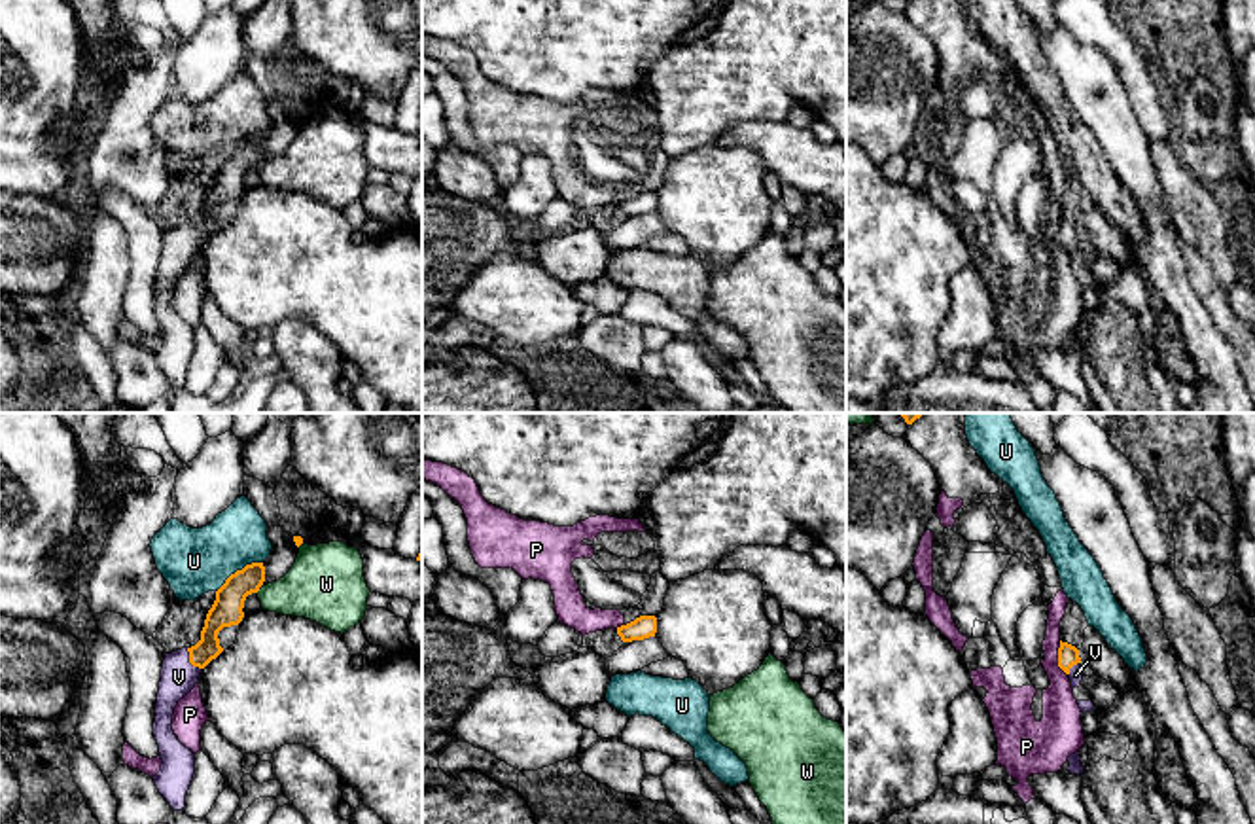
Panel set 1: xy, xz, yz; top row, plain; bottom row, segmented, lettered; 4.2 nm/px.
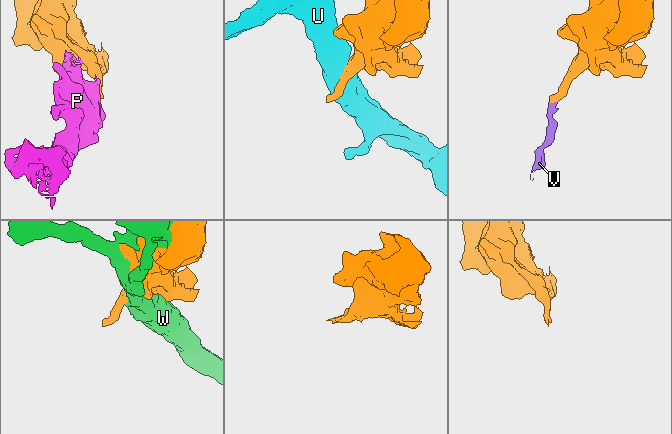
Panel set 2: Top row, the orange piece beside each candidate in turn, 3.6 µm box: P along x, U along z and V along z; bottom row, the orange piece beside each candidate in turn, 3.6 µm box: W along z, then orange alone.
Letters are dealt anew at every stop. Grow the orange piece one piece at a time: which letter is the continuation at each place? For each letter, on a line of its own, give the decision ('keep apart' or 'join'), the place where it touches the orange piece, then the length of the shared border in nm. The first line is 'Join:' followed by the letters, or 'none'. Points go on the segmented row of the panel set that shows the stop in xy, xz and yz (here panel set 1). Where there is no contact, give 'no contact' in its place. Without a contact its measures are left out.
Join: V
P: keep apart; meets orange in yz at (1059, 658); contact 160 nm long
U: keep apart; meets orange in xy at (237, 571); contact 240 nm long
V: join; meets orange in xy at (190, 662); contact 120 nm long
W: keep apart; meets orange in xy at (300, 544); contact 40 nm long

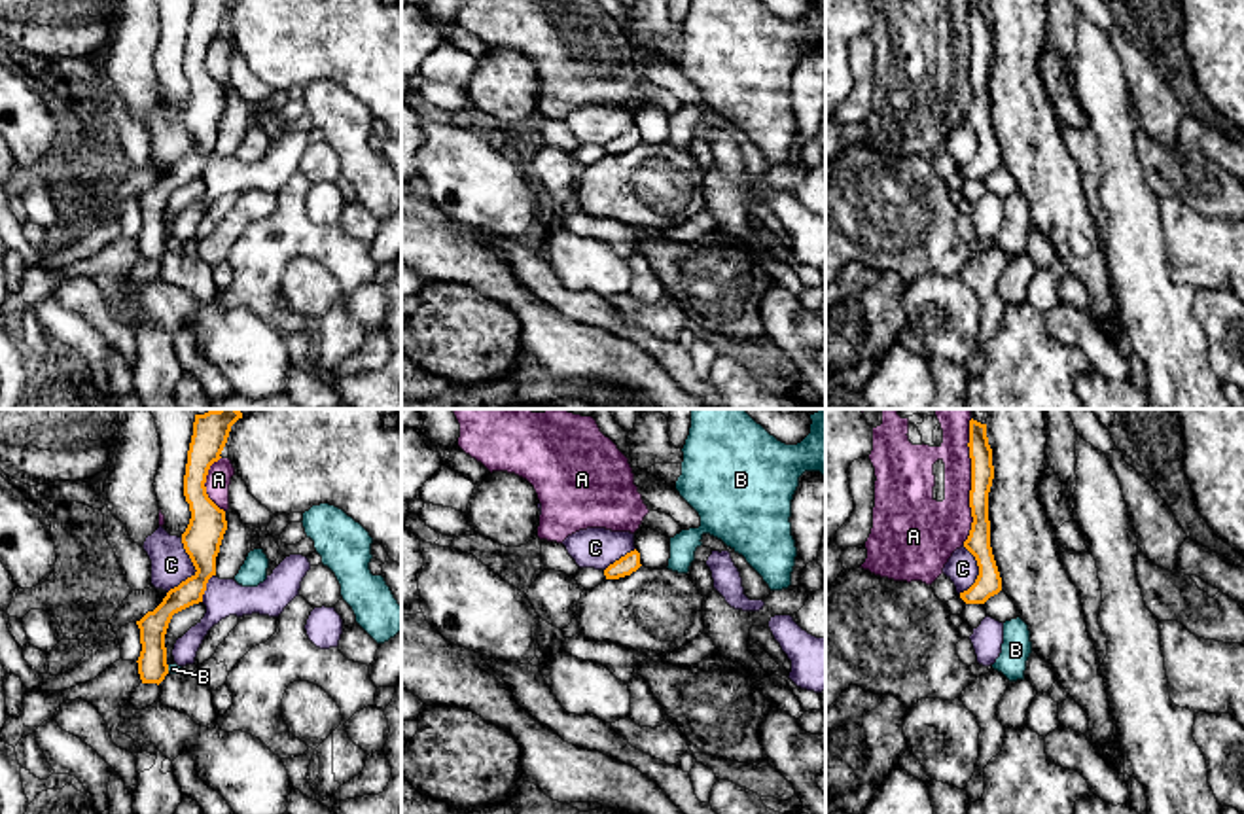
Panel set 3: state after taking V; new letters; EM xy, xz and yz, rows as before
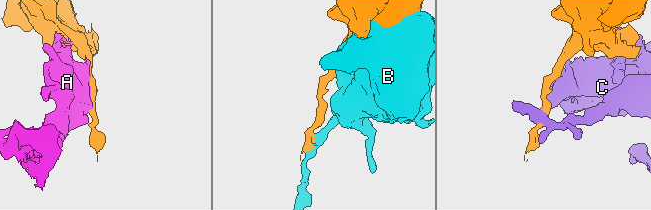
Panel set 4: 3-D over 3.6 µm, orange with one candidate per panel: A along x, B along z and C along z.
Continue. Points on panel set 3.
Join: none
A: keep apart; meets orange in yz at (972, 481); contact 550 nm long
B: keep apart; meets orange in xy at (167, 669); contact 30 nm long
C: keep apart; meets orange in xy at (195, 568); contact 240 nm long

